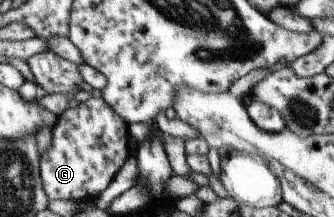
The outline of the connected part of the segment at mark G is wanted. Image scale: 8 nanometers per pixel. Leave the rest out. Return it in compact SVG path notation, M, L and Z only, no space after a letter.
M97 96L91 97L80 103L75 108L67 108L61 116L57 117L57 122L52 130L51 144L43 152L40 158L40 175L45 194L50 200L76 200L89 201L96 199L109 184L115 175L122 169L125 161L131 155L129 140L130 130L121 116Z

